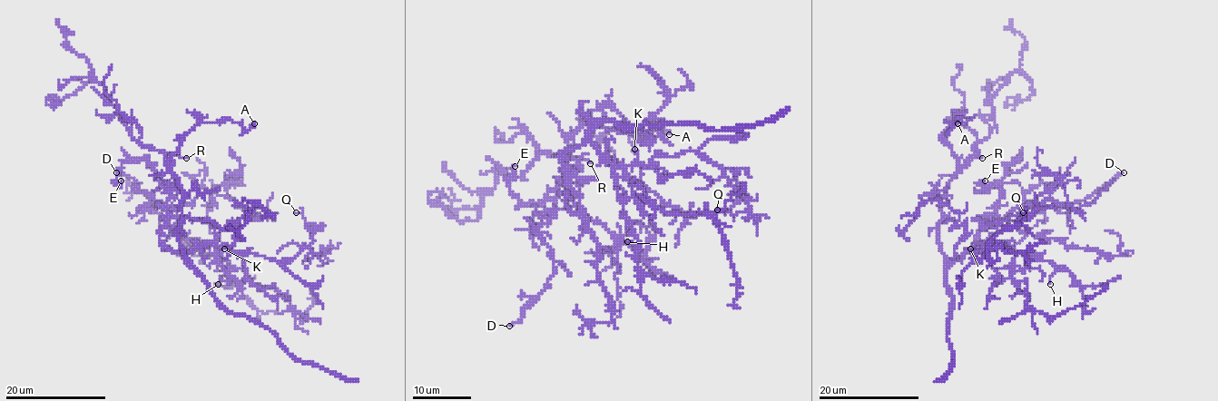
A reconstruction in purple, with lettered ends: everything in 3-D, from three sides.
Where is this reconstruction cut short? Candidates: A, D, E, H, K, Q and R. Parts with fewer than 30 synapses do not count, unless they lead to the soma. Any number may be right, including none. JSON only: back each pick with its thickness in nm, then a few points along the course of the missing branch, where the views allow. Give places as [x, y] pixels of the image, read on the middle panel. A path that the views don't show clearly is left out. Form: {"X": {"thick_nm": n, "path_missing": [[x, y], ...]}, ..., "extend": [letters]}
{"extend": []}

